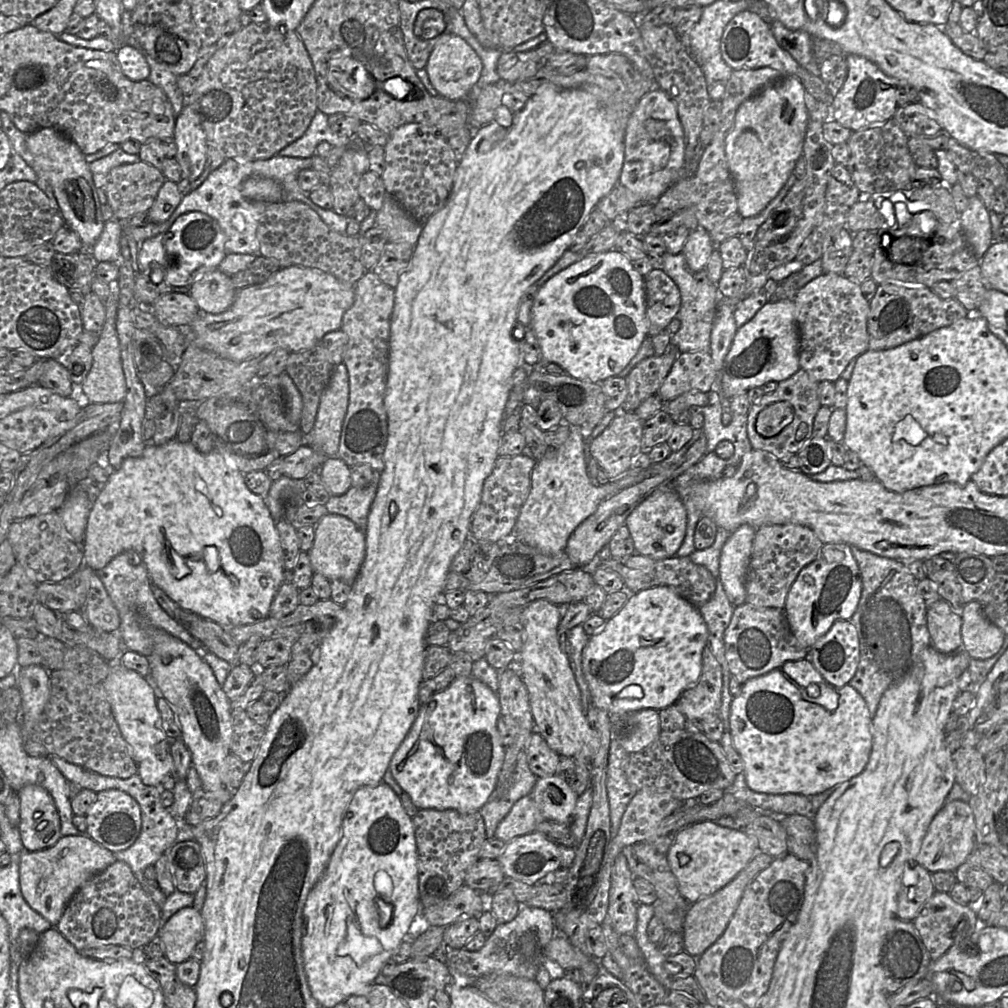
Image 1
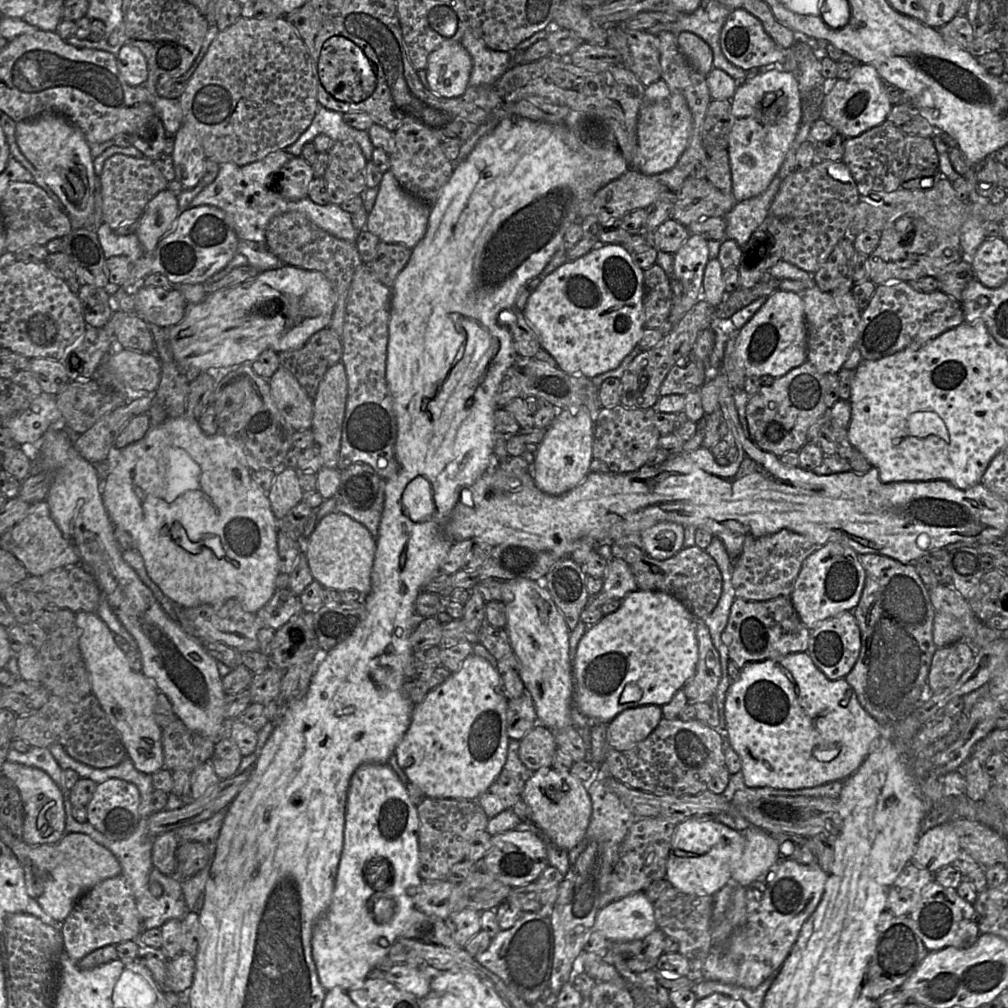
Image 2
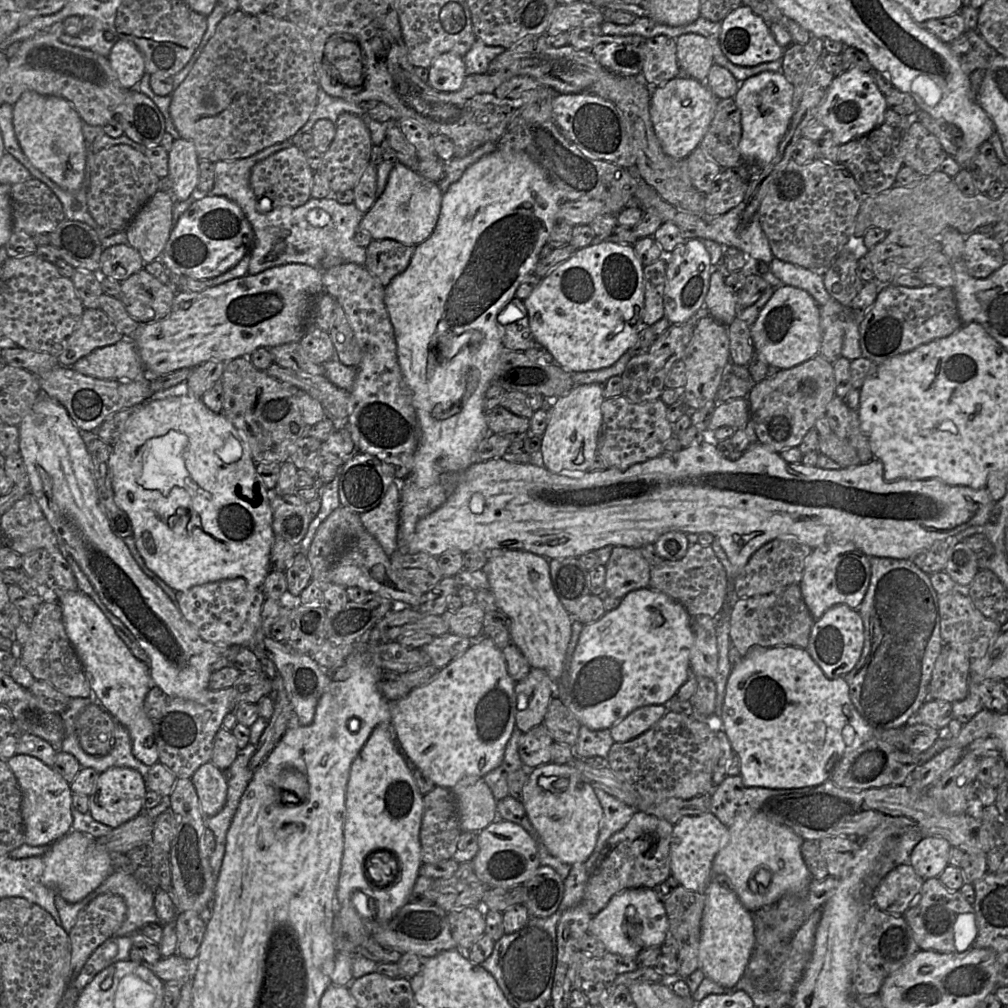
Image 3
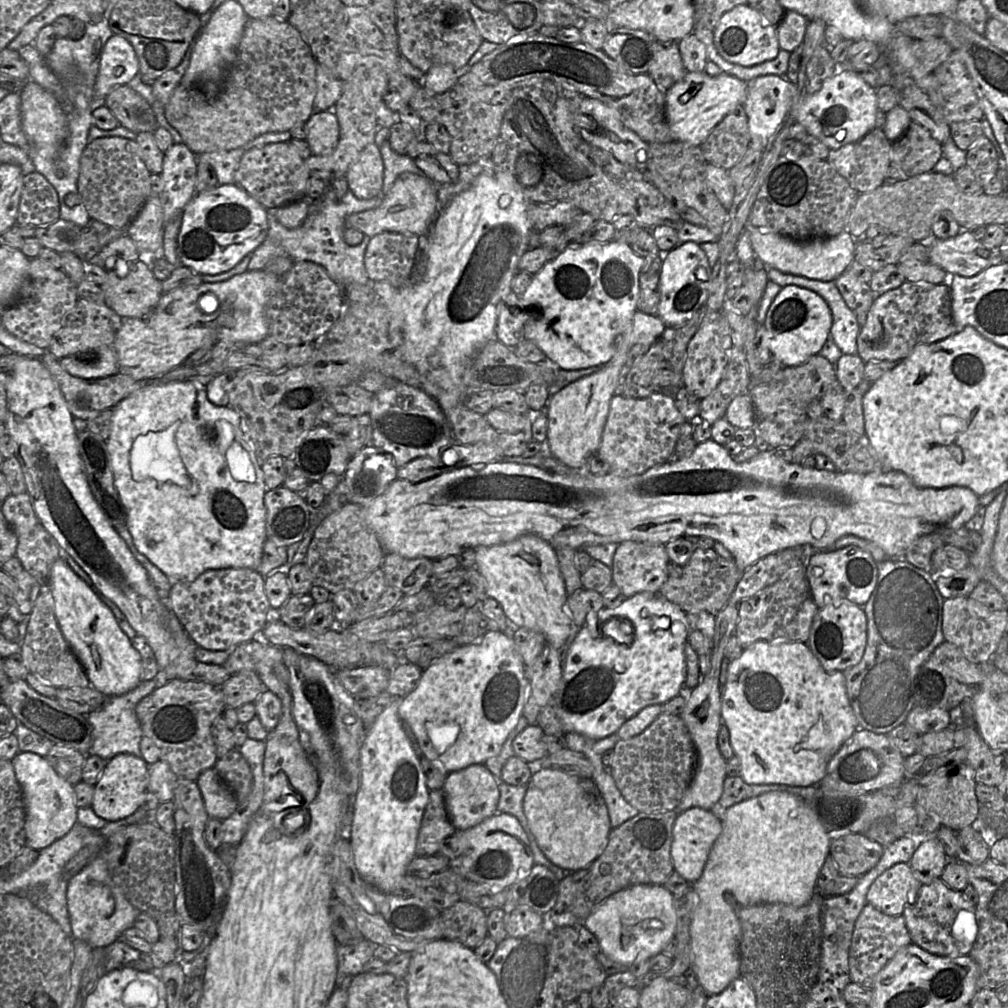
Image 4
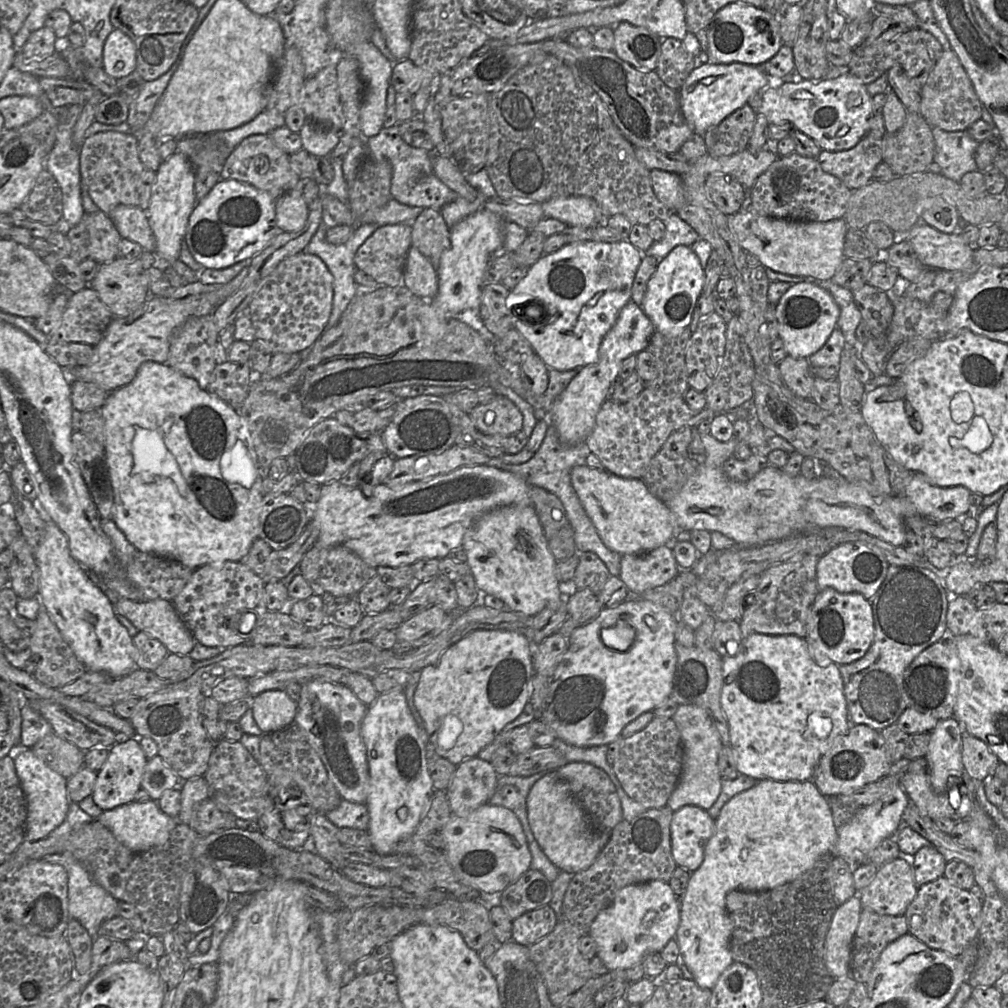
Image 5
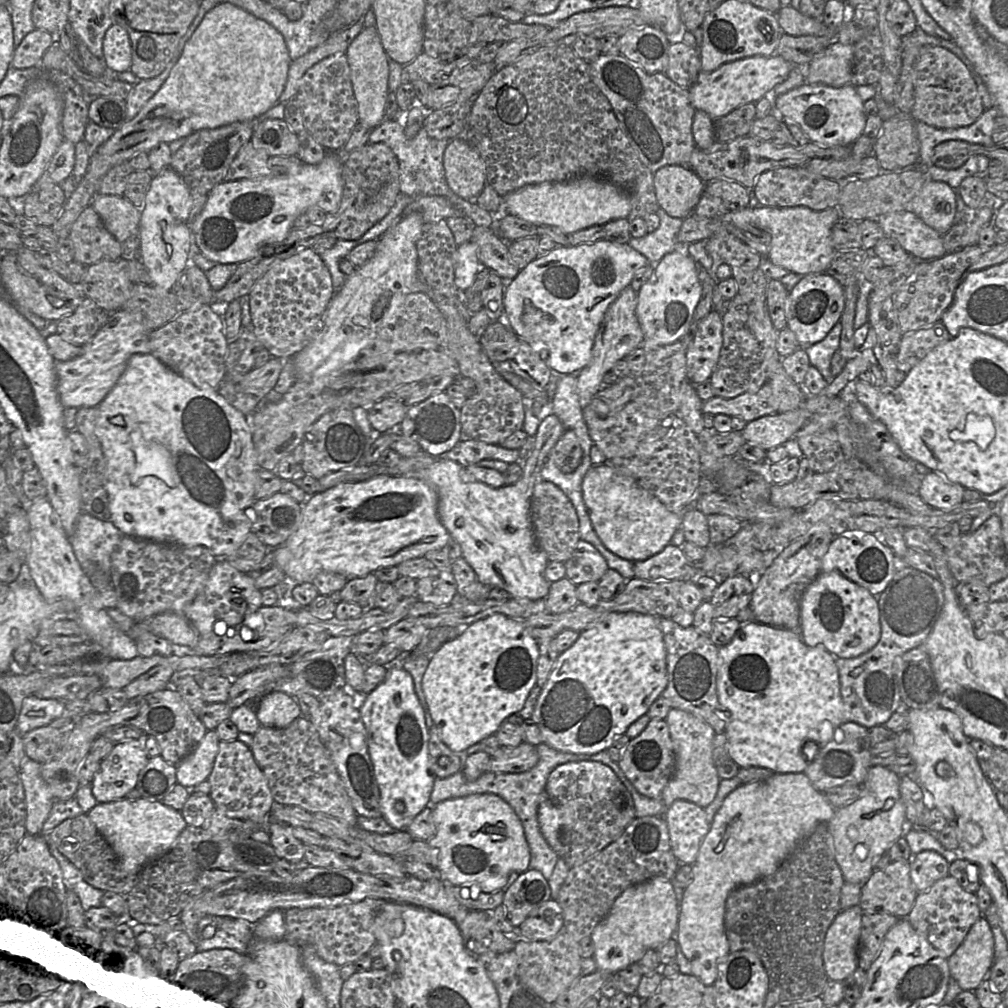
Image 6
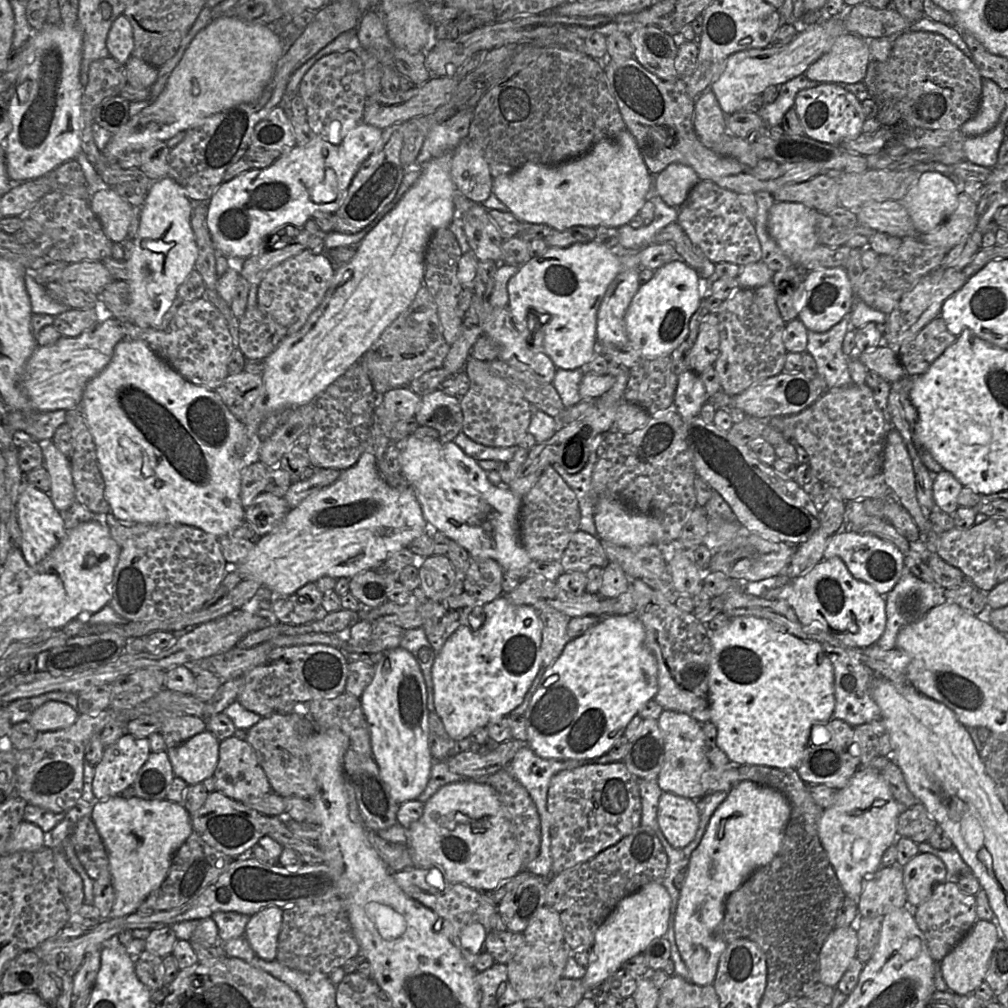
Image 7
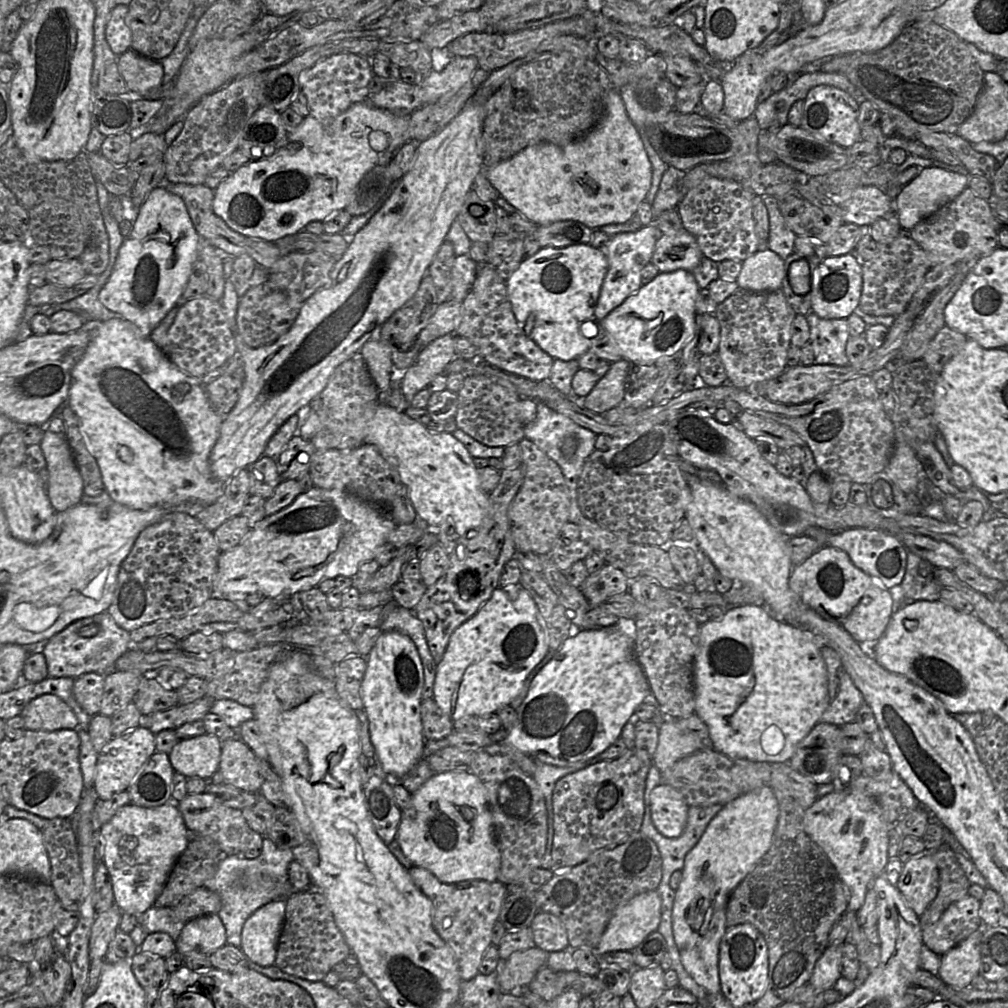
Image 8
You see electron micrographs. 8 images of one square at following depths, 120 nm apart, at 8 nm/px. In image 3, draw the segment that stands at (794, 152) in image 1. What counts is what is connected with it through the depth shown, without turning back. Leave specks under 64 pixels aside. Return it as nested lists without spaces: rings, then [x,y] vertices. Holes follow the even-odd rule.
[[[765,71],[740,83],[734,99],[741,111],[742,135],[739,150],[743,162],[766,166],[777,155],[779,144],[795,113],[793,94],[793,85],[781,71]]]

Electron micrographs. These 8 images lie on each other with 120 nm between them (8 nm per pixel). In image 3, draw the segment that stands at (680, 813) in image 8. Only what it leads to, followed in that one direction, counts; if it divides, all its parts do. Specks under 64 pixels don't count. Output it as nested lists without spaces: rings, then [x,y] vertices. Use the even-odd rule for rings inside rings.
[[[710,811],[701,815],[682,817],[673,825],[670,843],[671,875],[686,889],[705,893],[713,879],[713,860],[728,841],[729,828]]]

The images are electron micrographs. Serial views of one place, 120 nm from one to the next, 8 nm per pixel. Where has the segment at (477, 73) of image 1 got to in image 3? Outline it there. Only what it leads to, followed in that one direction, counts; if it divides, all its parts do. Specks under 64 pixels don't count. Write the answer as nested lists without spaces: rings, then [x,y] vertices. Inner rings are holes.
[[[452,53],[437,56],[428,68],[428,82],[439,92],[455,92],[461,89],[467,76],[464,57]]]

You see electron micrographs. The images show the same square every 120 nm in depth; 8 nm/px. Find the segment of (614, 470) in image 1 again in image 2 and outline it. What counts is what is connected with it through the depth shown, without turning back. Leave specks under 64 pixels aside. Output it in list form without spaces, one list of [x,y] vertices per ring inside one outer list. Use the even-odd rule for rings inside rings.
[[[621,403],[612,407],[601,407],[595,414],[593,438],[593,458],[606,463],[609,471],[614,473],[628,473],[646,465],[651,454],[658,447],[661,437],[654,424],[656,411],[653,407],[645,409],[627,408]]]

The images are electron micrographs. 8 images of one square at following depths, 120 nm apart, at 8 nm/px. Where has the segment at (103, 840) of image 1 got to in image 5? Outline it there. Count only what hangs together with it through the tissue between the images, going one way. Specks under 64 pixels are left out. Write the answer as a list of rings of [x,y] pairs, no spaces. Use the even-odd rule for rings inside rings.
[[[128,739],[117,742],[109,748],[109,754],[103,767],[97,772],[92,799],[102,810],[112,810],[118,806],[134,801],[136,793],[141,788],[142,776],[148,759],[146,758],[139,742]]]

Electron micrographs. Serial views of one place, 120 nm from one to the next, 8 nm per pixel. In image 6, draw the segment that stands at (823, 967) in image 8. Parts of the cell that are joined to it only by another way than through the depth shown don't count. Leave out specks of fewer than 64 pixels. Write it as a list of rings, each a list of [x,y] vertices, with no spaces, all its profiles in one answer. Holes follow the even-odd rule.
[[[855,905],[841,910],[828,928],[823,963],[830,980],[844,981],[858,967],[858,944],[863,910]]]

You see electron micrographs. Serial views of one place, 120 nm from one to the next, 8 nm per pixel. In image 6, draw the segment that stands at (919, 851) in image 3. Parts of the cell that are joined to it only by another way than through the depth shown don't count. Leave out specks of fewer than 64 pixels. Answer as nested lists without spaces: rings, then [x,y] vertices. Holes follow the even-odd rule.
[[[924,850],[912,855],[910,877],[918,893],[929,889],[936,881],[949,875],[949,863],[938,852]]]

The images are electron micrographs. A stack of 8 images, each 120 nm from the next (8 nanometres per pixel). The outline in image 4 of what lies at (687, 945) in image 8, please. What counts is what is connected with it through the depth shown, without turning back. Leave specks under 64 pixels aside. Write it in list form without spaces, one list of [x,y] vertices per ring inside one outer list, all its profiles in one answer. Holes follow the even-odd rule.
[[[785,791],[766,792],[727,809],[723,830],[710,851],[703,874],[691,884],[697,894],[690,927],[692,969],[708,995],[720,994],[740,974],[741,927],[736,907],[763,903],[782,903],[794,907],[807,904],[815,892],[819,871],[829,855],[830,842],[831,838],[817,813],[799,797]],[[727,895],[732,895],[729,902]]]

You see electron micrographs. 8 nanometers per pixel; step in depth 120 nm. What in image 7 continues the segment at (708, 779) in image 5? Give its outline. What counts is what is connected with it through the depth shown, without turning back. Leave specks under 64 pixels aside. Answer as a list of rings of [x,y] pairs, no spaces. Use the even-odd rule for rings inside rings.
[[[663,710],[657,721],[664,739],[664,762],[657,778],[660,789],[692,800],[702,798],[706,793],[701,778],[711,764],[705,754],[701,723],[685,713],[672,710]]]

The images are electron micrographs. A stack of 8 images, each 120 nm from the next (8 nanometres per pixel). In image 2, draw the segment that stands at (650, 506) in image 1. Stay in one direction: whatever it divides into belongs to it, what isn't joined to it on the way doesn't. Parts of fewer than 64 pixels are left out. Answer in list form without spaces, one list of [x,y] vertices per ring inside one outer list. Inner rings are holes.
[[[659,522],[640,534],[646,555],[656,560],[667,560],[684,547],[685,527],[675,522]]]

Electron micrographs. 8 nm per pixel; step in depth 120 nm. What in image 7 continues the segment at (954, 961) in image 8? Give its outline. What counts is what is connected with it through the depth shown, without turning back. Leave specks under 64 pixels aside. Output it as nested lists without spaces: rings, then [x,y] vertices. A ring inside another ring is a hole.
[[[977,919],[963,939],[940,961],[942,976],[948,985],[949,991],[959,995],[974,994],[974,990],[985,980],[989,960],[997,941],[998,933],[994,923],[987,920]]]

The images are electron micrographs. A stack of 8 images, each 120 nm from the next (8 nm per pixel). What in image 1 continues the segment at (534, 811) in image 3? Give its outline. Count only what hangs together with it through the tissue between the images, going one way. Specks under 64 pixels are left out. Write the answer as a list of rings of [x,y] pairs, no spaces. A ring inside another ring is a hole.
[[[556,774],[538,778],[529,795],[532,796],[538,810],[545,819],[562,825],[570,824],[579,796],[564,779]]]

